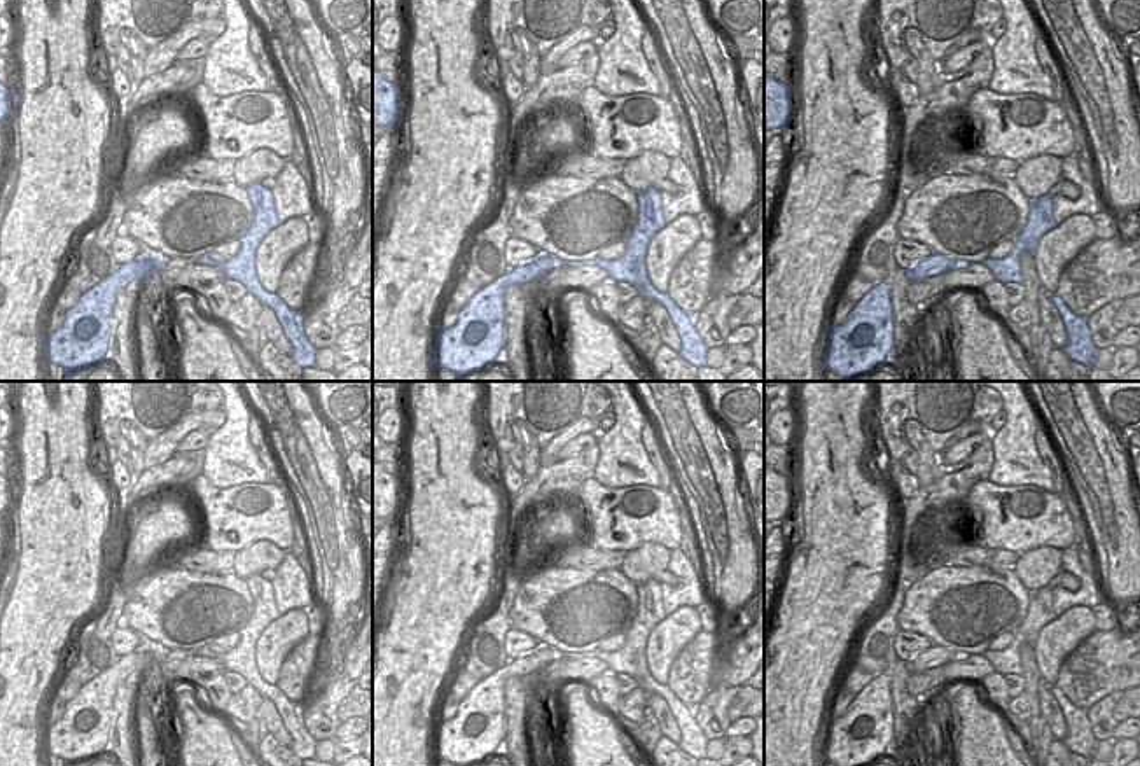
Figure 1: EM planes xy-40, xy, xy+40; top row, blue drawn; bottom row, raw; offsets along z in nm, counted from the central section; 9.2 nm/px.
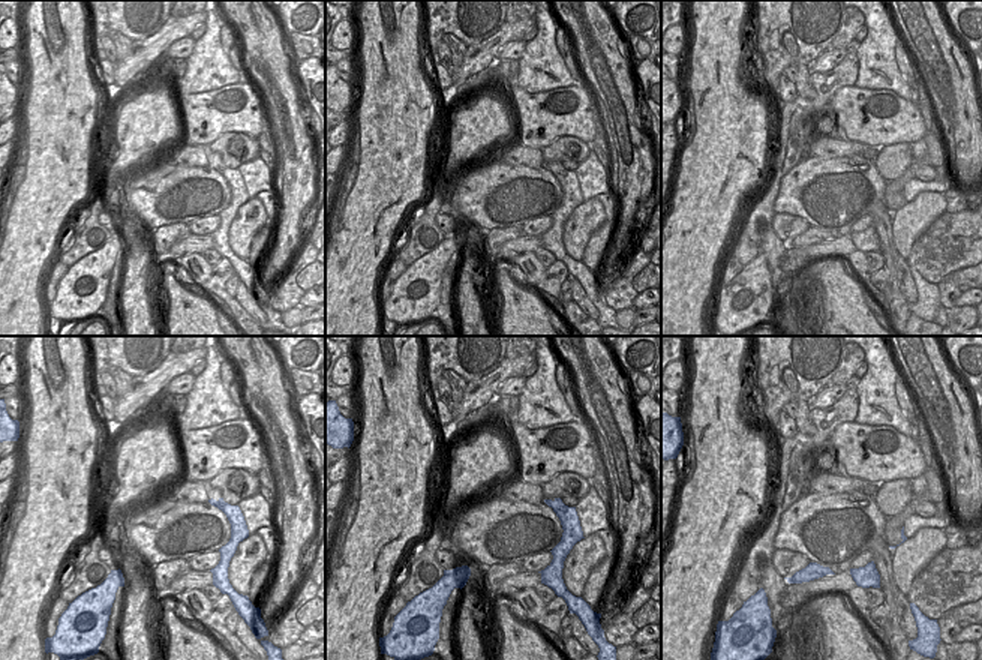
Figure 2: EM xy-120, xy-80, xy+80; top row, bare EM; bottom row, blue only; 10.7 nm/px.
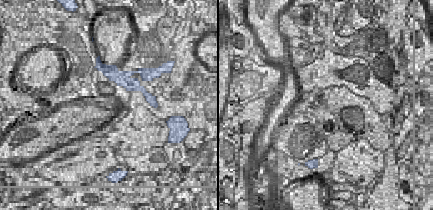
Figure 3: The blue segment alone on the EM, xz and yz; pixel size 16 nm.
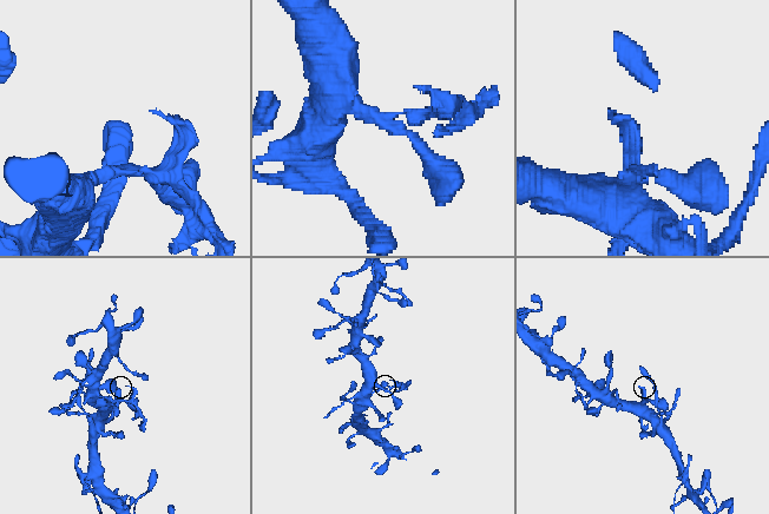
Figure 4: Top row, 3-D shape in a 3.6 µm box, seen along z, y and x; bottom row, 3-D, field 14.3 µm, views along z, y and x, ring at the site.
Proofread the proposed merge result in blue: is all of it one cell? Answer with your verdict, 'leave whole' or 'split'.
leave whole

